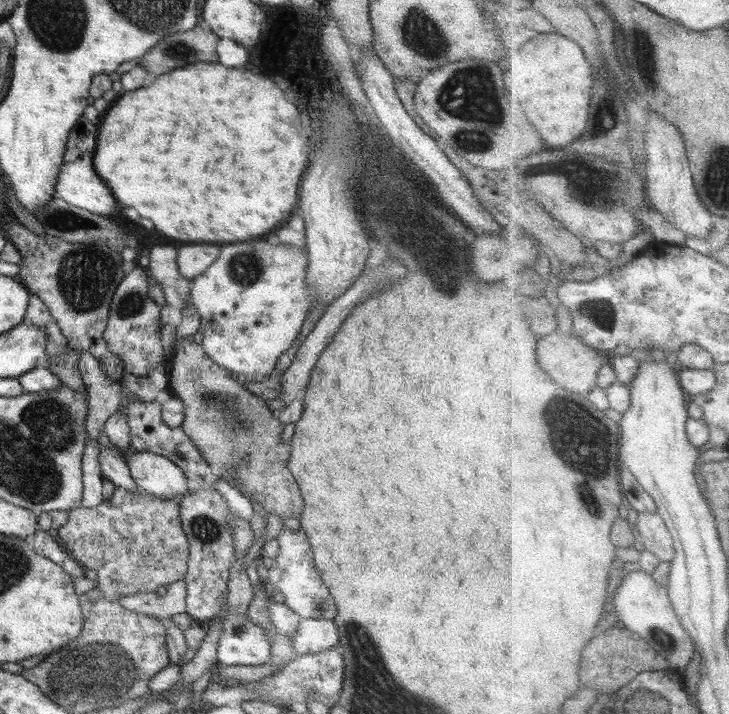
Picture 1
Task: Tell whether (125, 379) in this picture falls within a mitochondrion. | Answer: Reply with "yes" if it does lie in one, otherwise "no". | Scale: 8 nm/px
no

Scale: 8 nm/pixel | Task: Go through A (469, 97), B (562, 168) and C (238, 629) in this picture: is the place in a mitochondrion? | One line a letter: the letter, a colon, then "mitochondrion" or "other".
A: mitochondrion
B: other
C: mitochondrion

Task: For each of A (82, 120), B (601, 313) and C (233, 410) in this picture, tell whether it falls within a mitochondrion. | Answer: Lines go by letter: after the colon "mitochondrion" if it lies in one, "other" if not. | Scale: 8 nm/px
A: other
B: mitochondrion
C: mitochondrion

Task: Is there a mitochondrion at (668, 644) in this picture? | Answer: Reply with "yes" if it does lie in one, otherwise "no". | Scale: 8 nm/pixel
no

